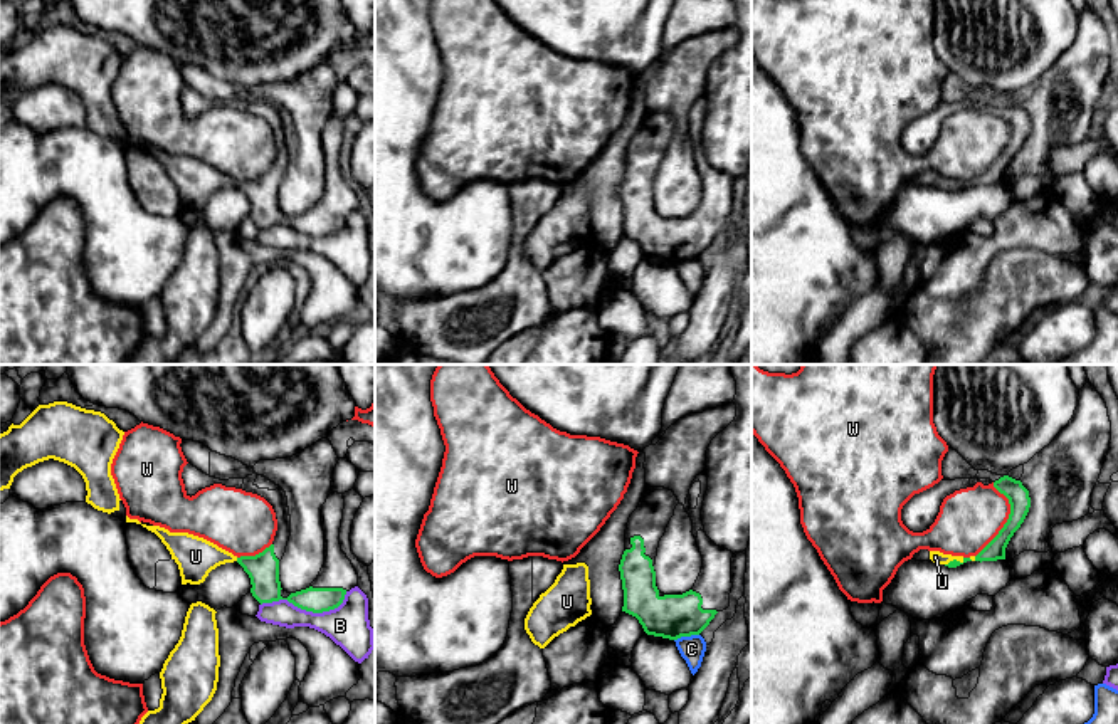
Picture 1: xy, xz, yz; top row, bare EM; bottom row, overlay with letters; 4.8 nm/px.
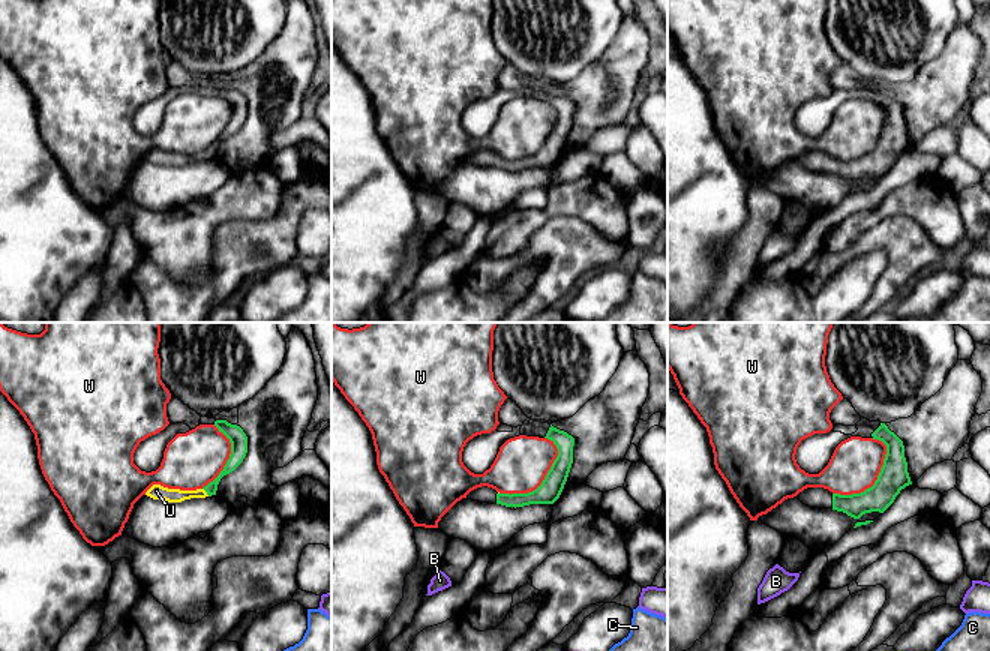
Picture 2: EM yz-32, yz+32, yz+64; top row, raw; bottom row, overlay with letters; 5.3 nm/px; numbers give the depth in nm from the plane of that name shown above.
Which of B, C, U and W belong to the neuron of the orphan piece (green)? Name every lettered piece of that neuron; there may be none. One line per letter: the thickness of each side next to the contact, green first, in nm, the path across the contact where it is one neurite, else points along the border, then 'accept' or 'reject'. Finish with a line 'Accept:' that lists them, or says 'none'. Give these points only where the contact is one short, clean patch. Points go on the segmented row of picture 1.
B: calibres 140 and 200 nm; reject
C: calibres 220 and 120 nm; border xz (698, 634), (675, 640); reject
U: calibres 40 and 60 nm; accept
W: calibres 100 and 300 nm; reject
Accept: U

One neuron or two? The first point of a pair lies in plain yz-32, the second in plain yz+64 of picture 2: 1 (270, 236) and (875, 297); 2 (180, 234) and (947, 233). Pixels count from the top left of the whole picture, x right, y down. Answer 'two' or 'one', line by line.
1: one
2: one

